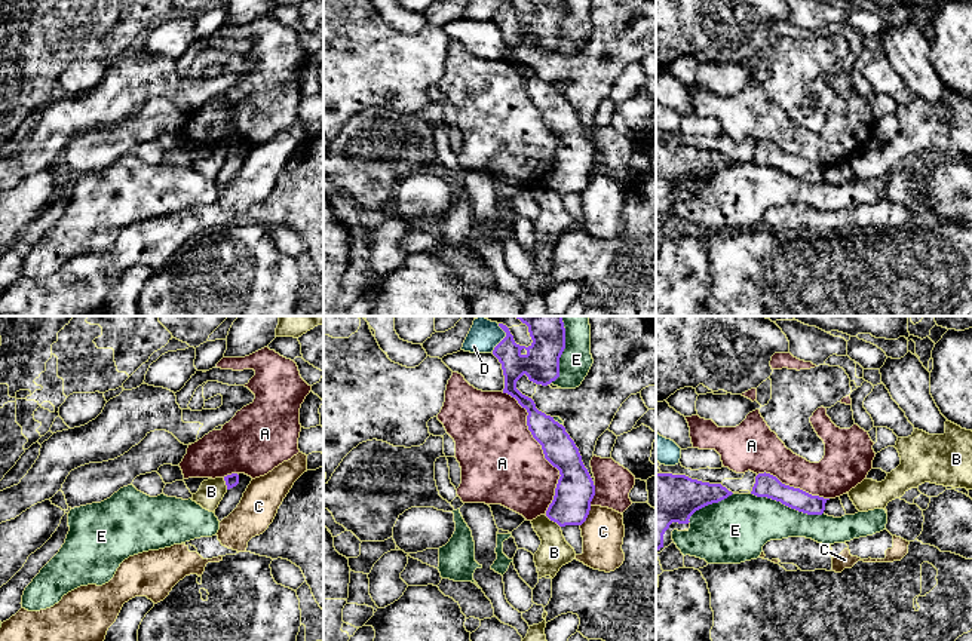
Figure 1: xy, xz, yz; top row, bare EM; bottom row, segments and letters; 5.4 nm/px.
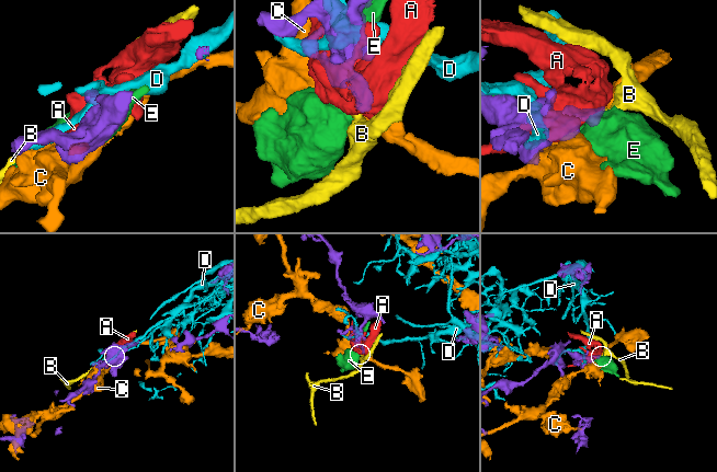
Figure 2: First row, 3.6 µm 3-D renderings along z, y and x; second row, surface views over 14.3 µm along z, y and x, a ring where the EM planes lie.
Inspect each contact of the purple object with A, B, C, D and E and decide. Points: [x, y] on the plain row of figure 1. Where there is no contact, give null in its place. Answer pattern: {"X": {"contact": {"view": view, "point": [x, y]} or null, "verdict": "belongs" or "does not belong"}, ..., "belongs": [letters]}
{"A": {"contact": {"view": "xz", "point": [542, 116]}, "verdict": "does not belong"}, "B": {"contact": {"view": "xz", "point": [552, 187]}, "verdict": "does not belong"}, "C": {"contact": {"view": "xz", "point": [586, 184]}, "verdict": "does not belong"}, "D": {"contact": {"view": "xz", "point": [499, 11]}, "verdict": "does not belong"}, "E": {"contact": {"view": "yz", "point": [787, 172]}, "verdict": "does not belong"}, "belongs": []}

